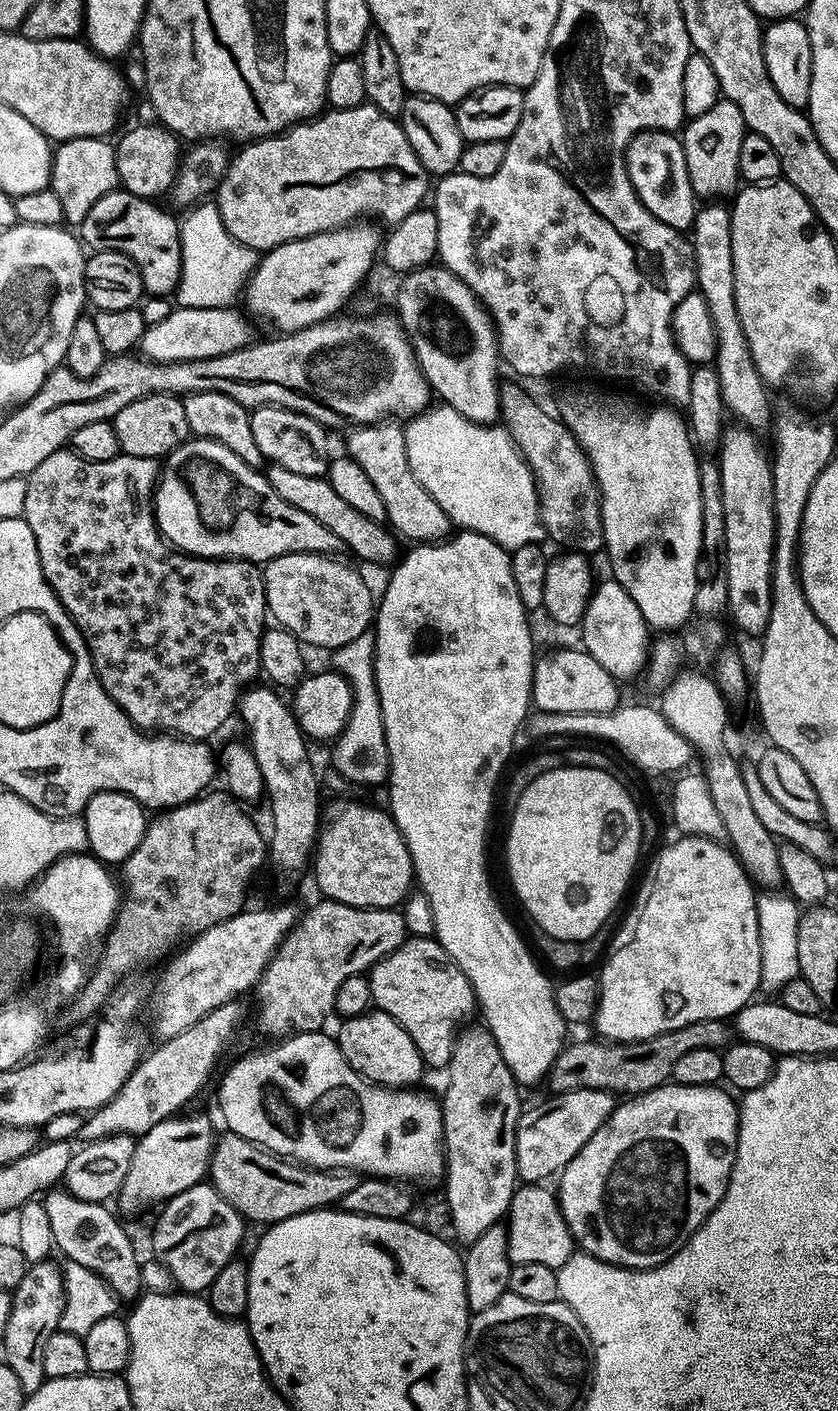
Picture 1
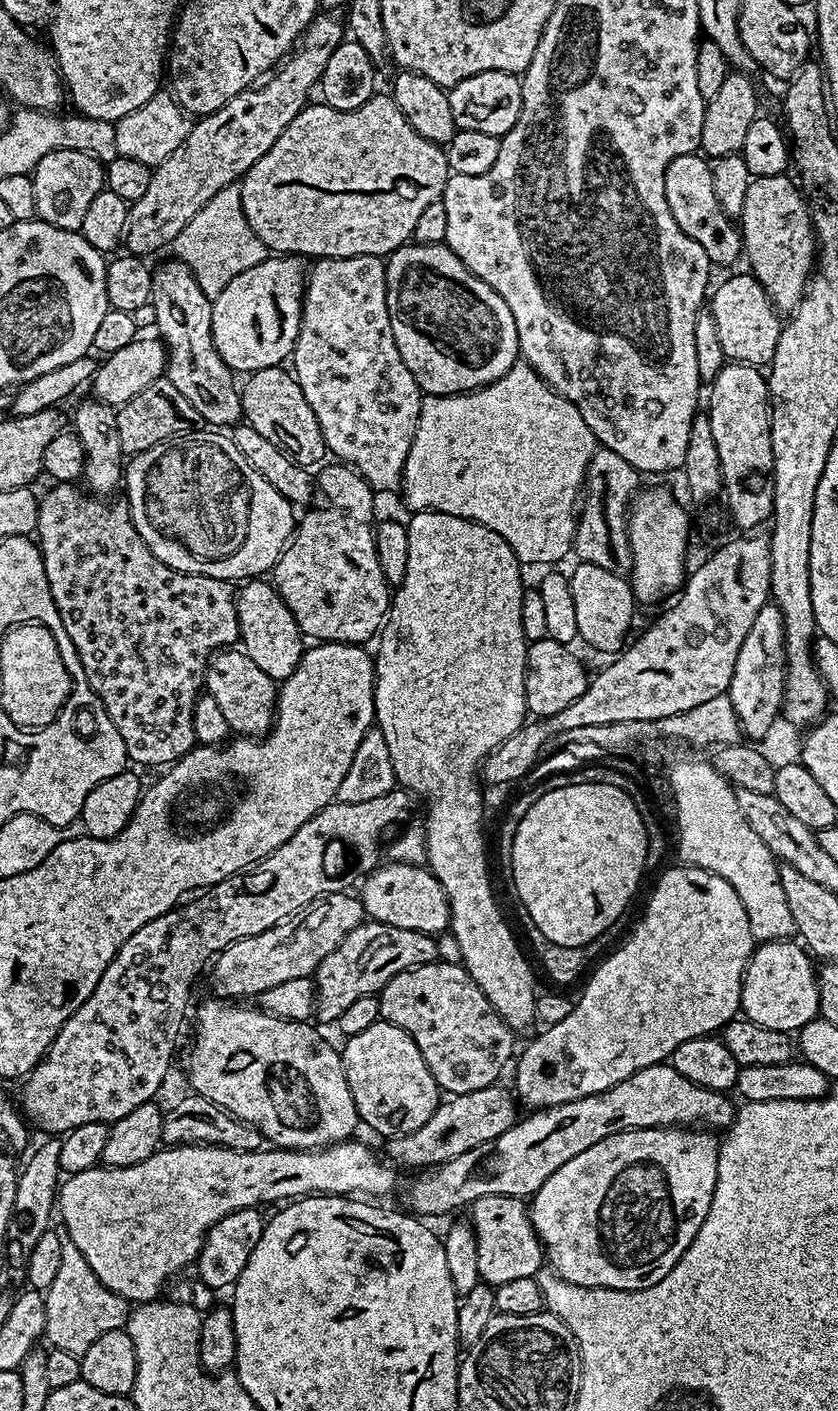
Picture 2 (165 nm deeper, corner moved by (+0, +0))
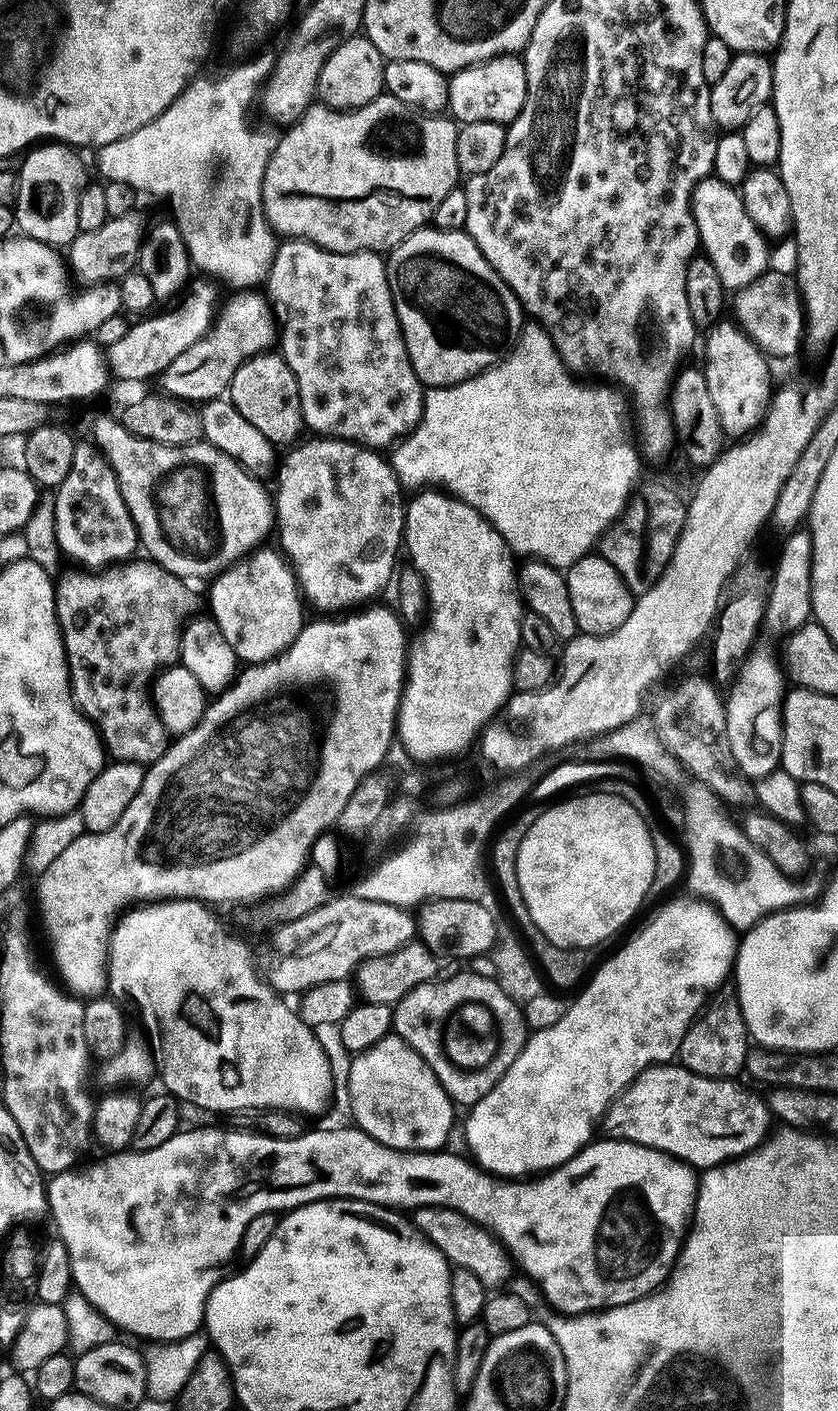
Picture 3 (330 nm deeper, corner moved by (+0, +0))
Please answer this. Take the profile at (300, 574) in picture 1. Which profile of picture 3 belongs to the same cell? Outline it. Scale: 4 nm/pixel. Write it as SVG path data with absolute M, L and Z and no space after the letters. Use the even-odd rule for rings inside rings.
M335 438L312 439L316 440L305 439L289 447L275 469L274 528L277 533L280 531L279 547L296 573L303 599L316 608L348 610L378 595L387 586L392 571L393 576L397 571L396 555L399 552L401 555L404 538L406 496L396 471L385 457L384 460L380 457L383 455L379 451Z

